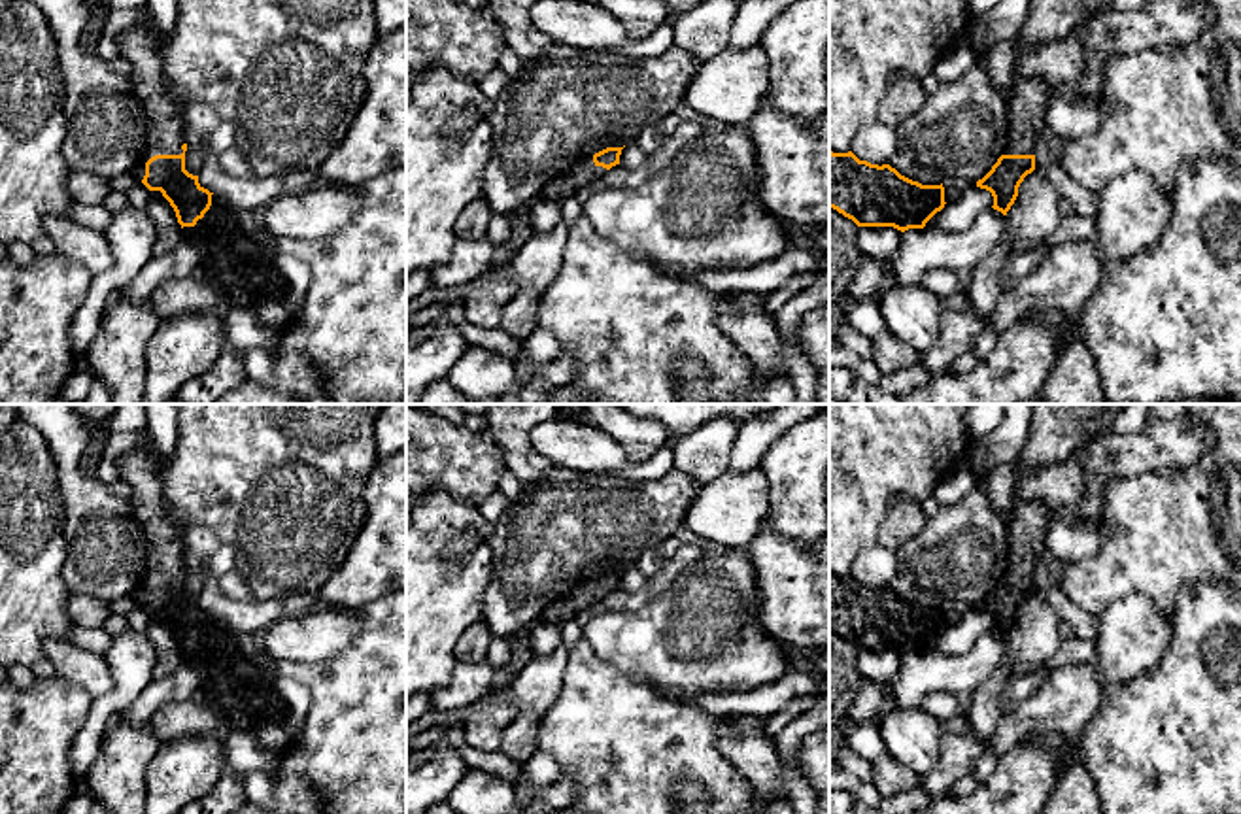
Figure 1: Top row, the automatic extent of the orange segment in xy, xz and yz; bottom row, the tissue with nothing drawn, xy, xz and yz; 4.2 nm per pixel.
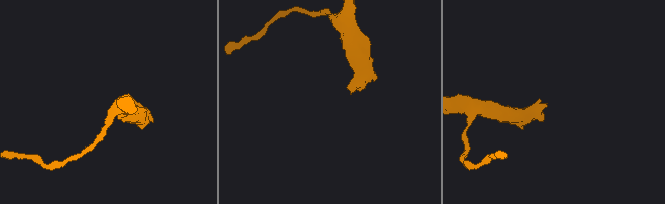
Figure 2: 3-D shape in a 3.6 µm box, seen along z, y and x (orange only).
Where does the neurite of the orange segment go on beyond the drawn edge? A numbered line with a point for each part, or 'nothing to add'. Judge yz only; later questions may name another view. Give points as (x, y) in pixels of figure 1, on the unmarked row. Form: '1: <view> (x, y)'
1: yz (1028, 524)

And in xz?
1: xz (575, 603)

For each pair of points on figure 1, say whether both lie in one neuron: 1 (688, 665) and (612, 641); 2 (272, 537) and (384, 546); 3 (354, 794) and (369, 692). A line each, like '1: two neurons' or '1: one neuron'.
1: one neuron
2: two neurons
3: one neuron

